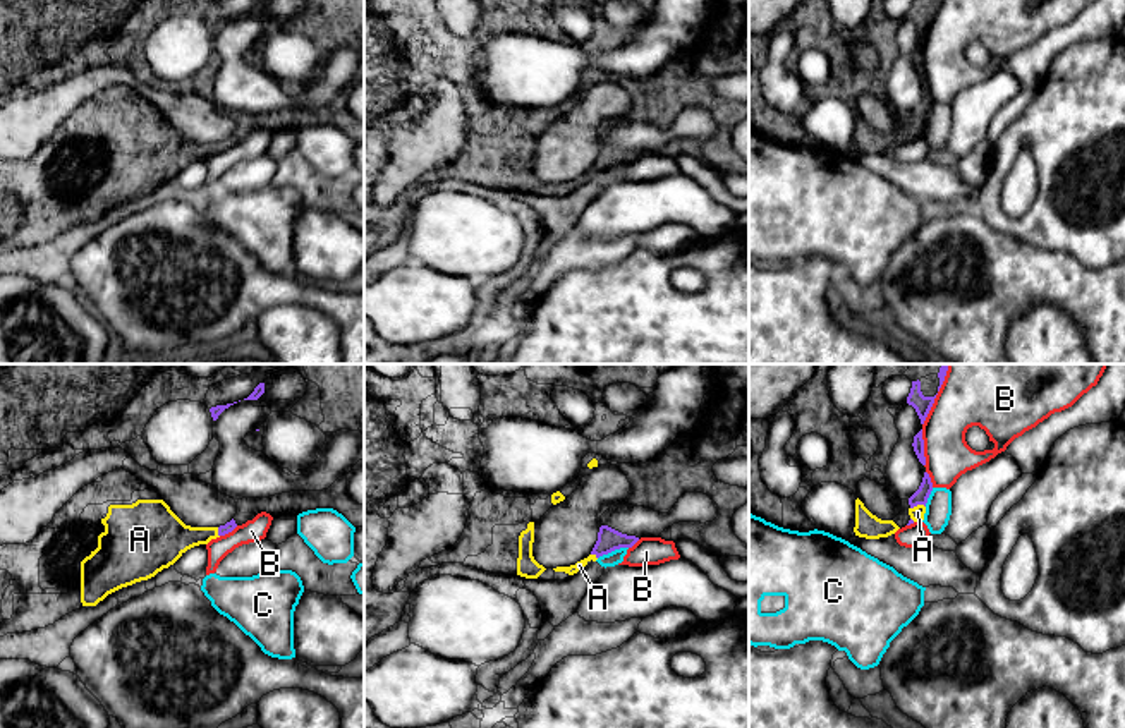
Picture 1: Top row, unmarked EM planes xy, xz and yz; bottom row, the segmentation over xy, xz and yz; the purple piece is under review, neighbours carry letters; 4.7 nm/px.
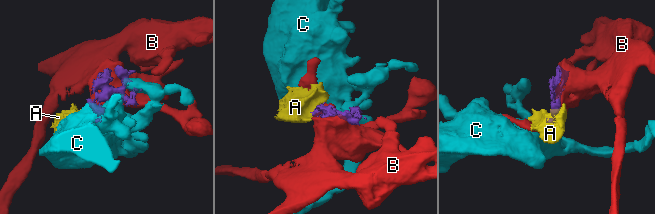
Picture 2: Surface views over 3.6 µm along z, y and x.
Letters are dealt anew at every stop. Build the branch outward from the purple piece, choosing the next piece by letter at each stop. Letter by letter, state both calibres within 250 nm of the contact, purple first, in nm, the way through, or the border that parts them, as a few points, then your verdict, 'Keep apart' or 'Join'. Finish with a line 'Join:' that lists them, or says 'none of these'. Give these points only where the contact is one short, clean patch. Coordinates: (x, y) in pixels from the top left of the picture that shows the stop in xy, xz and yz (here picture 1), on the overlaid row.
A: Thickness 70 nm (purple) against 70 nm. Join
B: Thickness 80 nm (purple) against 400 nm. Keep apart
C: Thickness 110 nm (purple) against 70 nm. Boundary: xz (627, 546), (615, 548), (598, 558). Keep apart
Join: A

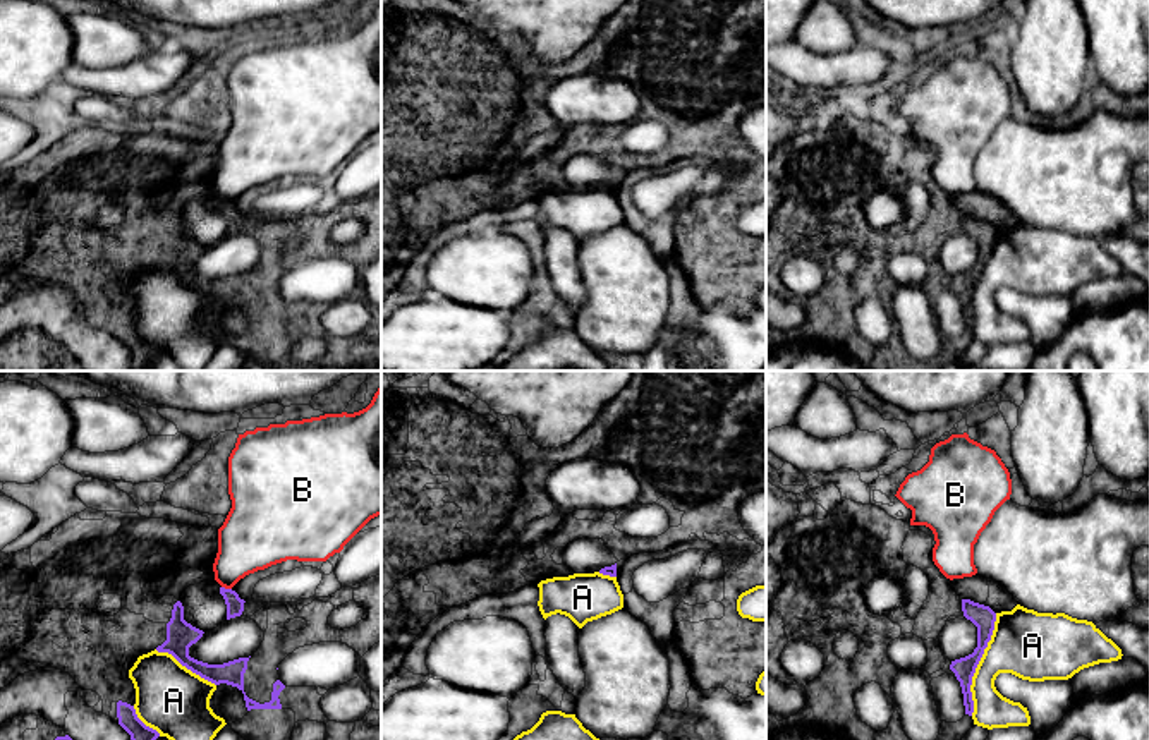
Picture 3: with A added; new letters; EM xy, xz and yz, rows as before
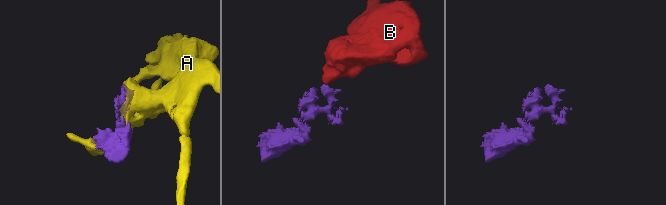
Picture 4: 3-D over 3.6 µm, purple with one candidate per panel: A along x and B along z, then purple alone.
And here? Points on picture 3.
A: Thickness 110 nm (purple) against 320 nm. Keep apart
B: Thickness 80 nm (purple) against 280 nm. Boundary: xy (222, 586), (231, 589). Keep apart
Join: none of these

